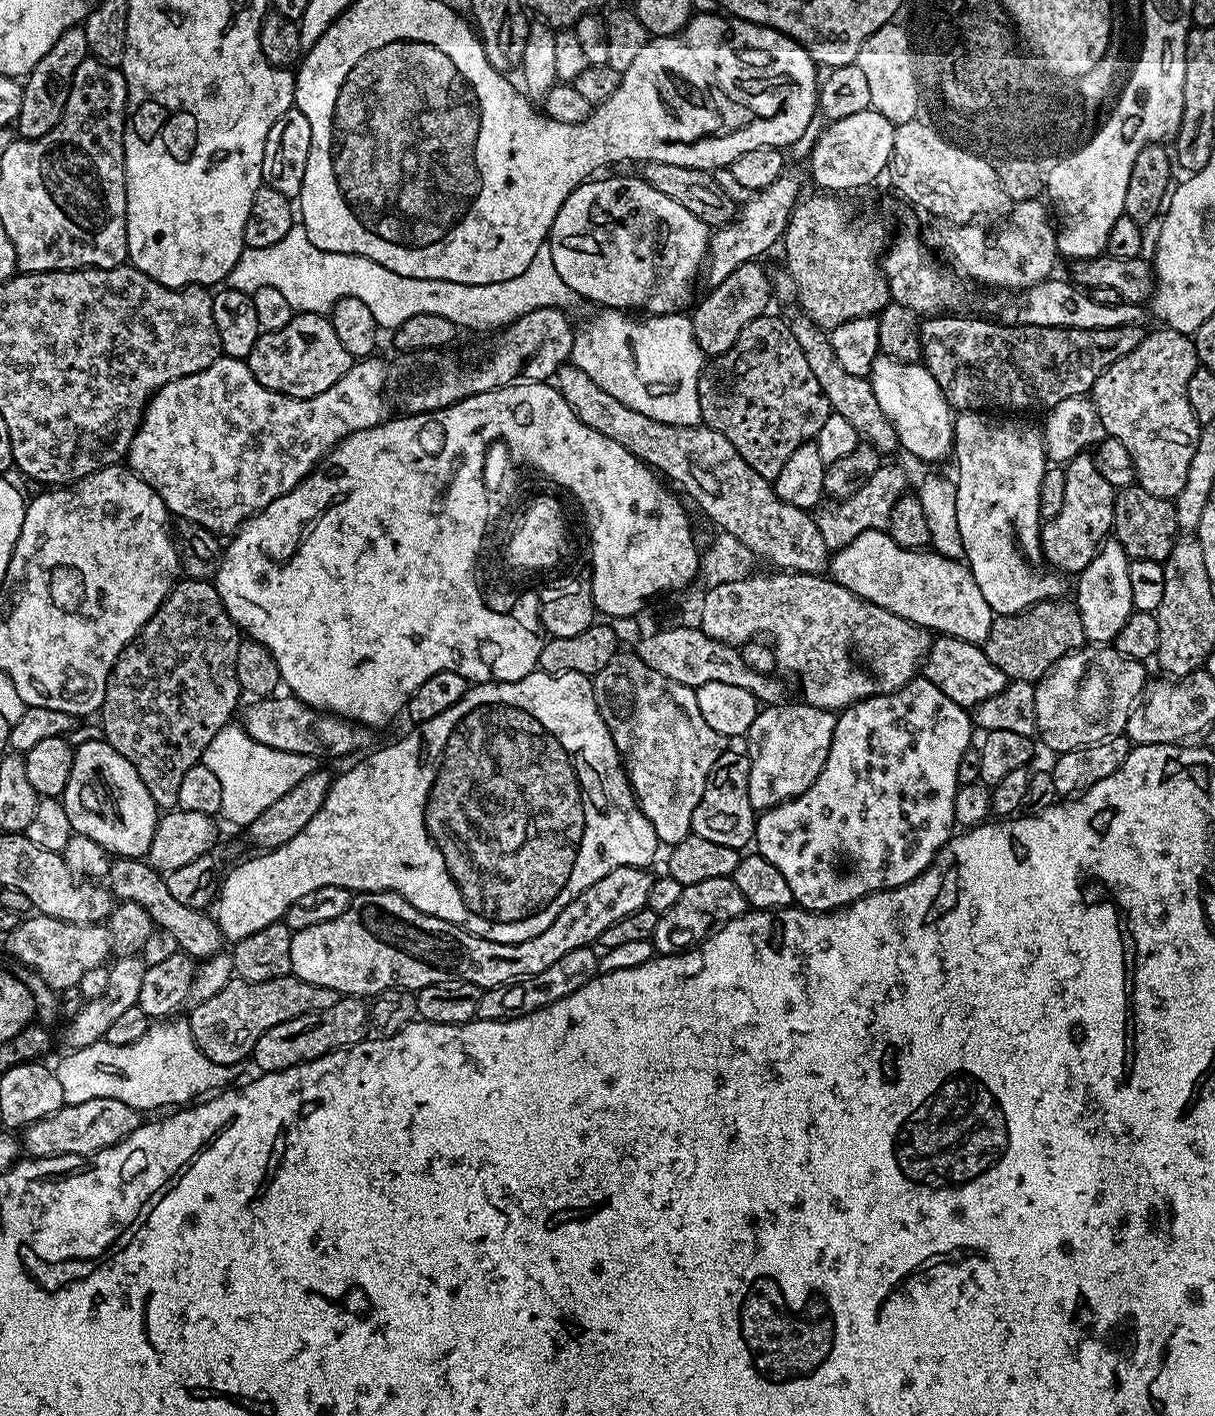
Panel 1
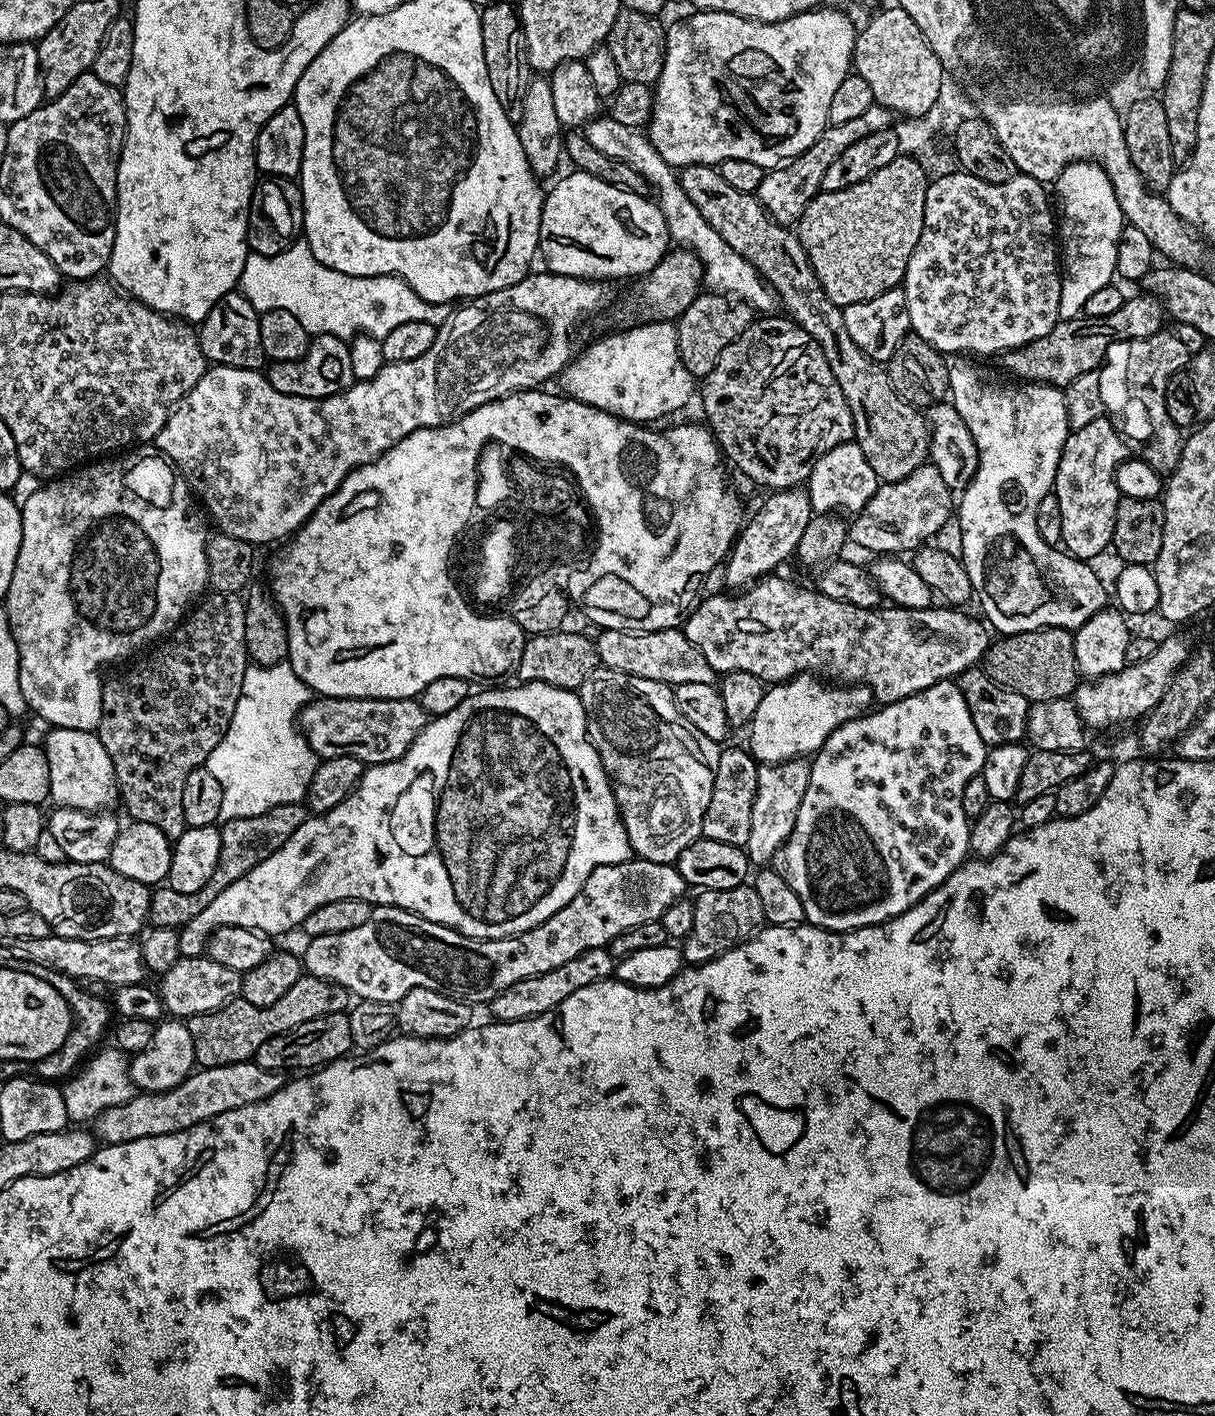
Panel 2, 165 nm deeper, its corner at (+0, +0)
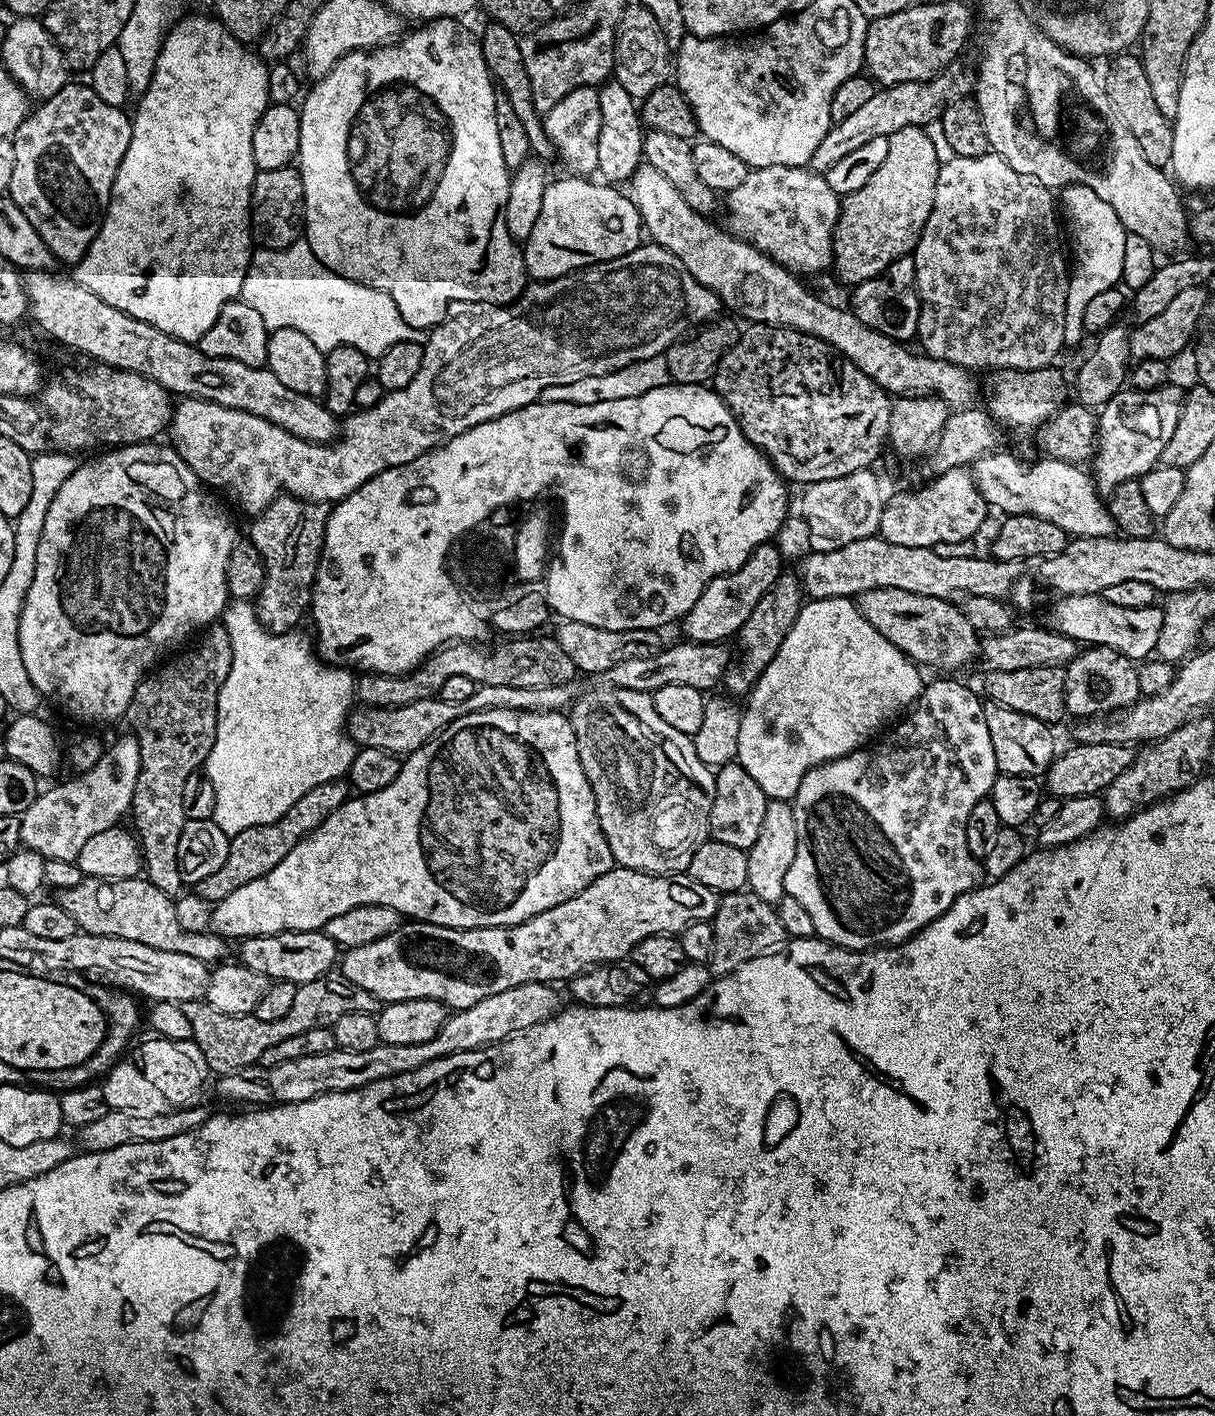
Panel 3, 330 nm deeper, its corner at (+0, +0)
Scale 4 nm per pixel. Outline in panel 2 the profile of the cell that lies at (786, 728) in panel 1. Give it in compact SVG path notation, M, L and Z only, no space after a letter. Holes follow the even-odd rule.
M804 758L785 760L782 764L759 765L754 815L750 817L750 838L742 845L753 865L771 865L778 849L784 845L786 838L790 838L790 830L794 830L794 822L798 818L798 806L802 806L802 798L806 798L811 769L811 763Z

